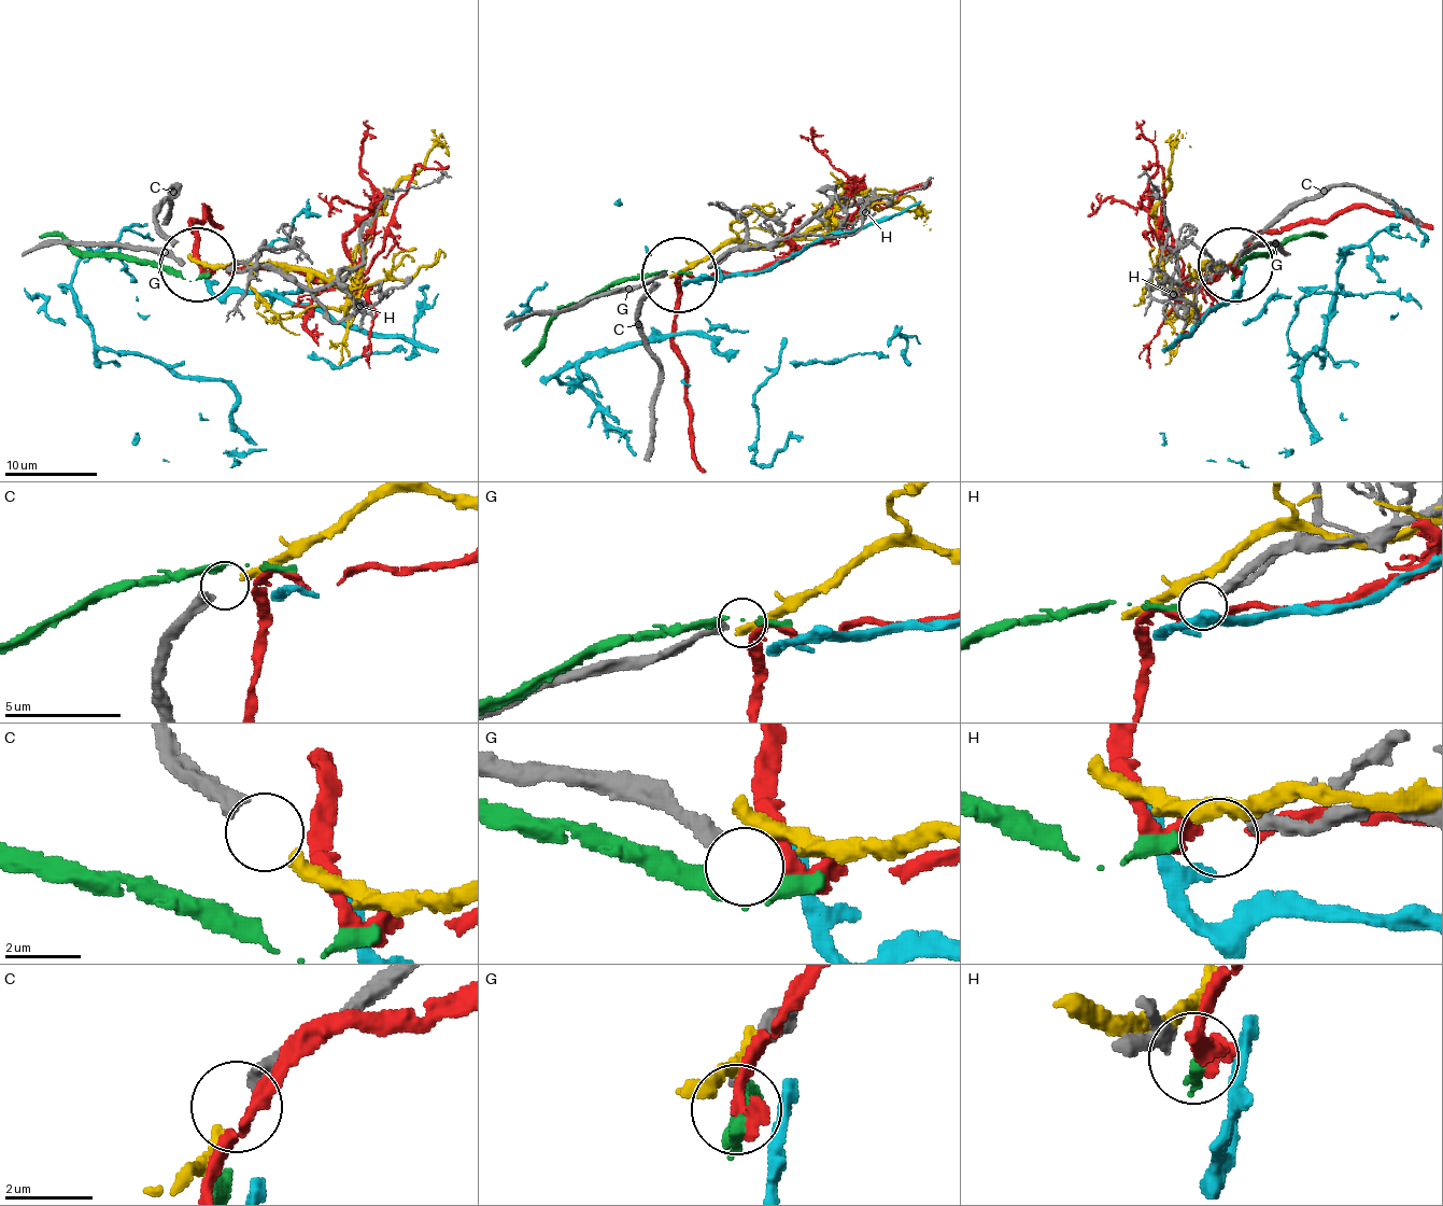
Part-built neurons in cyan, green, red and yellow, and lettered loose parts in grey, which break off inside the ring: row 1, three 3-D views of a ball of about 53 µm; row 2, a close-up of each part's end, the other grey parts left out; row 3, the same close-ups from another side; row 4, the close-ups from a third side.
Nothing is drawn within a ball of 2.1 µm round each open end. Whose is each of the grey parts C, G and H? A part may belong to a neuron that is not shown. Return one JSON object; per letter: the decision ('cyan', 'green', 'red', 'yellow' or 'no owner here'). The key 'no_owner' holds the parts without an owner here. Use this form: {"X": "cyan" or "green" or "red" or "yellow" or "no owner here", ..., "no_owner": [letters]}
{"C": "yellow", "G": "no owner here", "H": "green", "no_owner": ["G"]}

